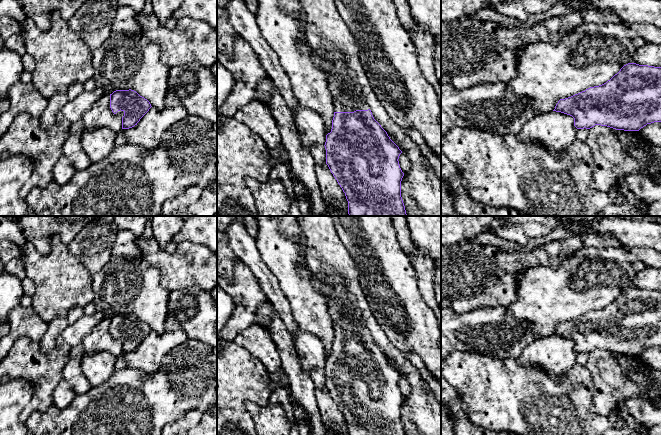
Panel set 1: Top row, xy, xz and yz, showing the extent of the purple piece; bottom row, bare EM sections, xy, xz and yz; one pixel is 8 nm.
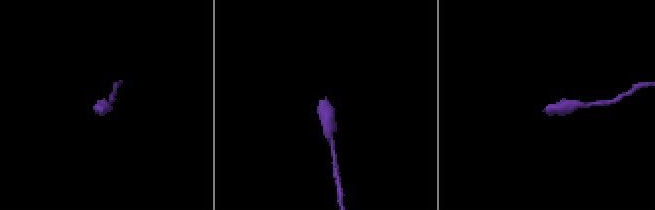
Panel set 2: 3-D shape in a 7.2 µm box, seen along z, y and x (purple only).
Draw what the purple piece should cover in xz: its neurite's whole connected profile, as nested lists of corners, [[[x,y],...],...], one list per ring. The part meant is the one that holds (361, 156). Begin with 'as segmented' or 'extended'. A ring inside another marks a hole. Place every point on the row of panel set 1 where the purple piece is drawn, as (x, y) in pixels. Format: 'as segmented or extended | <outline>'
extended | [[[313,50],[312,60],[326,73],[328,89],[332,95],[334,117],[331,132],[326,135],[324,145],[326,164],[345,193],[349,216],[407,216],[401,197],[401,181],[404,173],[398,161],[402,151],[374,119],[371,110],[362,98],[360,88],[345,67],[343,57],[335,53],[328,59],[324,54]]]

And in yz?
as segmented | [[[628,63],[606,83],[560,99],[553,111],[572,116],[577,129],[601,125],[639,131],[647,124],[661,122],[661,67]]]

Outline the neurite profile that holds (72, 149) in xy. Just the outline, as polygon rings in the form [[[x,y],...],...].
[[[81,134],[69,136],[63,145],[62,153],[72,163],[76,171],[88,168],[92,162],[81,145]]]

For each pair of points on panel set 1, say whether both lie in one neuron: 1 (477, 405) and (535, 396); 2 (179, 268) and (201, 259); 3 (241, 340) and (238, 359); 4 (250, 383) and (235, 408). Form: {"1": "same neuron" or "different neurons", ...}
{"1": "same neuron", "2": "same neuron", "3": "different neurons", "4": "same neuron"}

